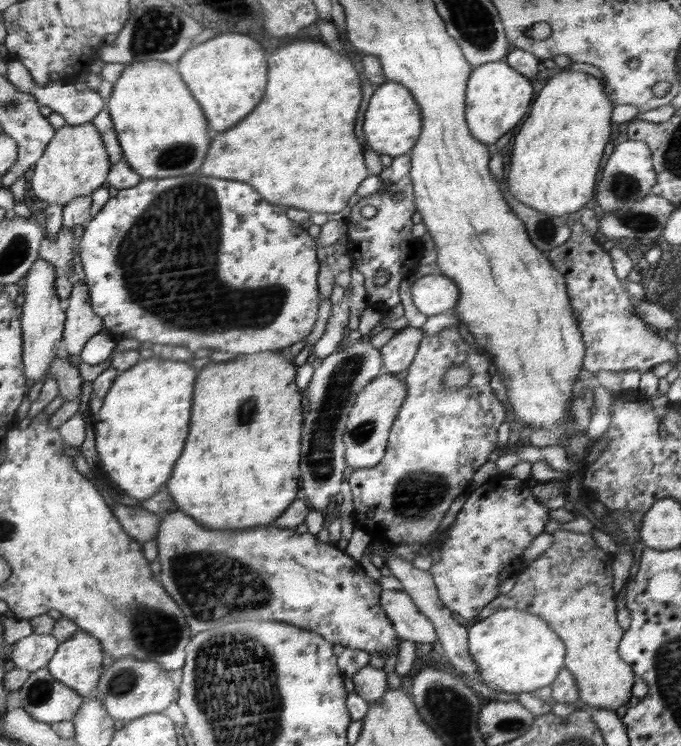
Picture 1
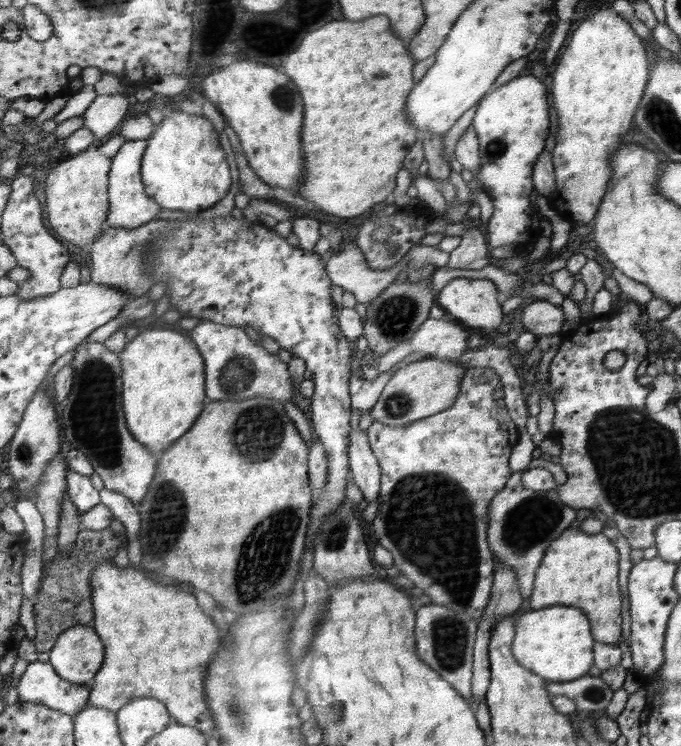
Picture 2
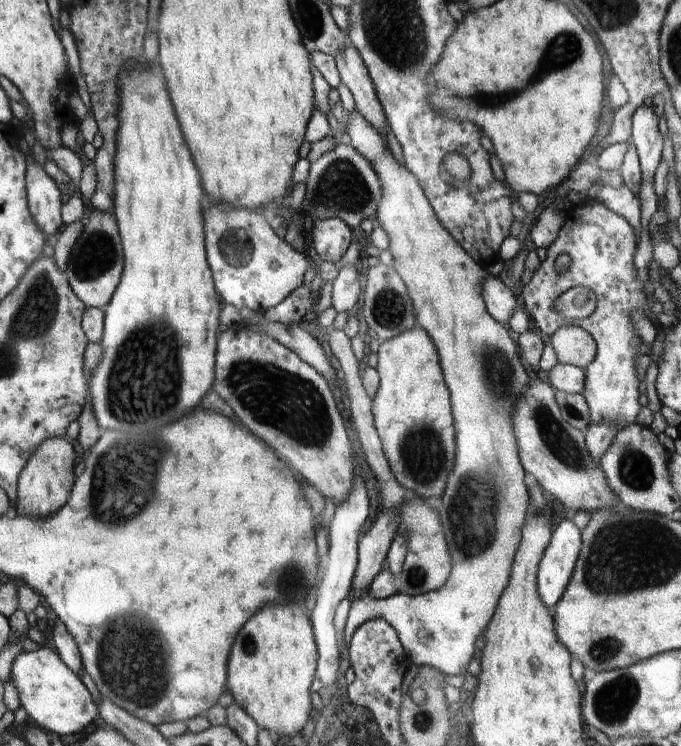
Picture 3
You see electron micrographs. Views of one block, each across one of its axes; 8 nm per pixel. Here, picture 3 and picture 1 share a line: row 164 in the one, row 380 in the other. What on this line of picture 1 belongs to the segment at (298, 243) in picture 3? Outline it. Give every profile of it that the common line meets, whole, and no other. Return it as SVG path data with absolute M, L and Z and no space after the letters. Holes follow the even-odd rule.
M361 339L346 350L334 351L322 359L314 376L309 381L308 398L310 408L304 411L302 424L302 498L308 502L310 510L329 511L344 475L349 471L345 462L343 436L349 412L354 406L357 394L368 382L382 374L381 352L370 341Z

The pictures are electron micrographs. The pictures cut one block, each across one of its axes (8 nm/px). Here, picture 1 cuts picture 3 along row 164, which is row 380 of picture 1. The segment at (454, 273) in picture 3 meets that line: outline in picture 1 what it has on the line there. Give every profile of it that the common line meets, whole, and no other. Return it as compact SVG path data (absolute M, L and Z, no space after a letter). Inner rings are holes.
M381 374L368 382L357 394L354 406L349 412L342 444L344 444L345 462L349 471L369 469L376 466L388 447L390 429L397 420L403 402L409 392L404 381L395 374Z

